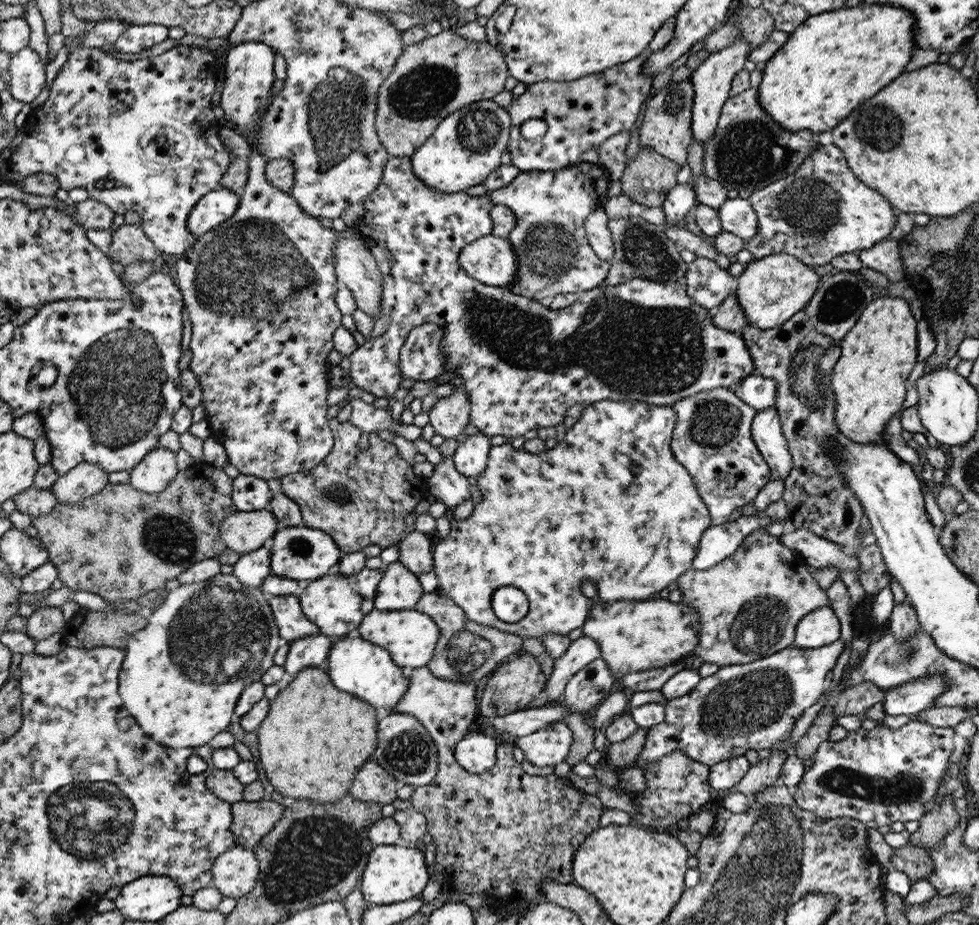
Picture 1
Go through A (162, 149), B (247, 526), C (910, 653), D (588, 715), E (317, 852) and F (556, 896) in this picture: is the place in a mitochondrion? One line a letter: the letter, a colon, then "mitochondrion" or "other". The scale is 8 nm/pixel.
A: other
B: other
C: mitochondrion
D: other
E: mitochondrion
F: other

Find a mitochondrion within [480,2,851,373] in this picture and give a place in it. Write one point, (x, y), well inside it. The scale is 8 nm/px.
(749, 152)

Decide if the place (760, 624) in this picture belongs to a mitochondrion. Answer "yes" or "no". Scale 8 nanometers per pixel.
yes

